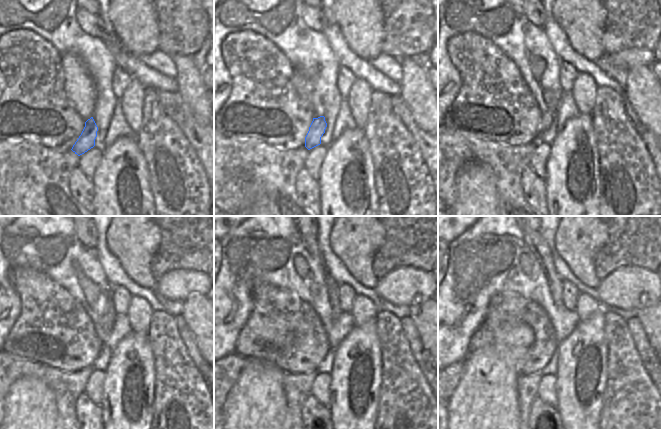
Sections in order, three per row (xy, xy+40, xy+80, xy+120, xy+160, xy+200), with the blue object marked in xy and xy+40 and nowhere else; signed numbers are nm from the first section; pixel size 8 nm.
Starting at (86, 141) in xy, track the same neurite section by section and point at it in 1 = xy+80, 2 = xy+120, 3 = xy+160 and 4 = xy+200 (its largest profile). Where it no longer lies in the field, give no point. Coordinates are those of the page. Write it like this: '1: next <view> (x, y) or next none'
1: next xy+80 (546, 119)
2: next xy+120 (107, 320)
3: next xy+160 (332, 287)
4: next xy+200 (533, 239)

